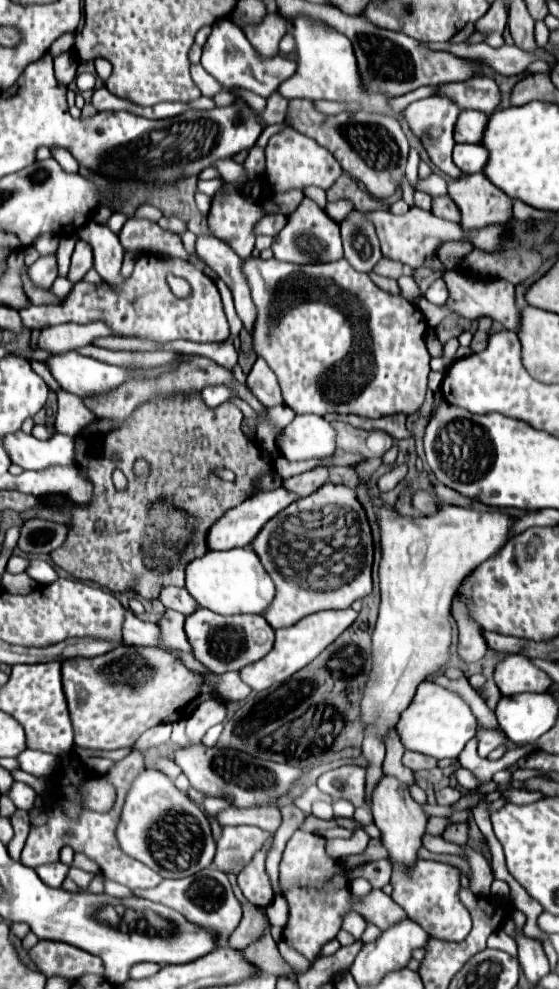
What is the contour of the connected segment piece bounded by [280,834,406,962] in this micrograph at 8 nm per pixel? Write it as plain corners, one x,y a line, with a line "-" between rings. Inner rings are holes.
294,834
294,840
286,844
286,854
280,860
280,882
290,904
290,916
284,926
282,938
290,948
306,956
310,962
314,962
320,956
322,946
338,934
344,910
374,914
374,924
380,930
396,924
398,920
402,920
402,916
406,916
406,912
402,912
402,908
390,896
378,890
372,890
362,902
354,900
346,884
346,872
336,860
326,856
326,840
316,834

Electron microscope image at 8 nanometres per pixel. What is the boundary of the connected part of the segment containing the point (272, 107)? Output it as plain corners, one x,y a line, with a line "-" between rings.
274,92
274,96
270,96
266,100
266,108
264,112
254,112
254,116
258,118
258,122
262,122
264,126
272,126
272,124
282,124
286,118
286,104
288,100
278,96
278,92

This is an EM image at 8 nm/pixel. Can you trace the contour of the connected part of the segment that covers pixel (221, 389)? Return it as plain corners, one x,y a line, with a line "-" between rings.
208,386
206,390
202,390
202,400
210,408
214,408
214,400
228,400
232,396
234,392
230,392
230,388
226,386

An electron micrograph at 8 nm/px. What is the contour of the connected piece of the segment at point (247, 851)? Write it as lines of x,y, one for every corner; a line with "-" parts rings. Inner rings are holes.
224,826
222,830
222,838
218,840
218,850
216,850
216,858
214,864
218,866
218,870
222,872
234,872
238,874
254,856
254,852
258,848
262,848
264,840
266,840
268,832
264,832
258,826

